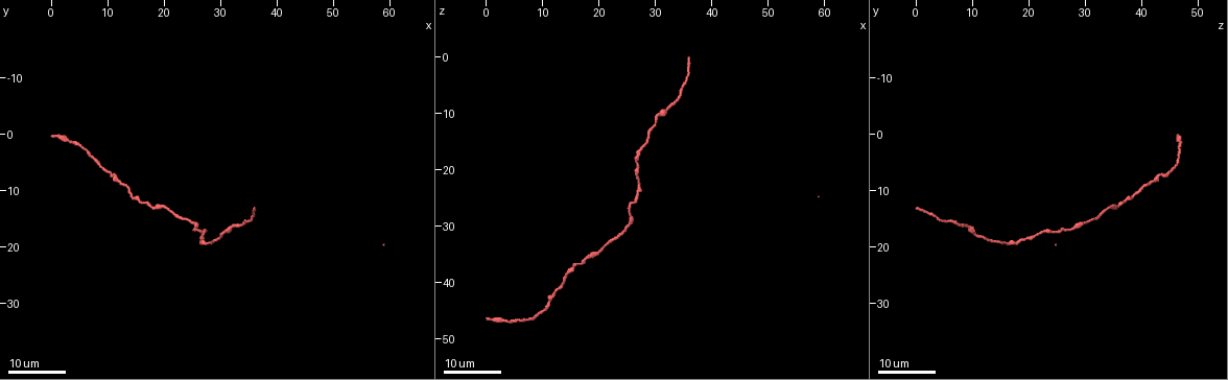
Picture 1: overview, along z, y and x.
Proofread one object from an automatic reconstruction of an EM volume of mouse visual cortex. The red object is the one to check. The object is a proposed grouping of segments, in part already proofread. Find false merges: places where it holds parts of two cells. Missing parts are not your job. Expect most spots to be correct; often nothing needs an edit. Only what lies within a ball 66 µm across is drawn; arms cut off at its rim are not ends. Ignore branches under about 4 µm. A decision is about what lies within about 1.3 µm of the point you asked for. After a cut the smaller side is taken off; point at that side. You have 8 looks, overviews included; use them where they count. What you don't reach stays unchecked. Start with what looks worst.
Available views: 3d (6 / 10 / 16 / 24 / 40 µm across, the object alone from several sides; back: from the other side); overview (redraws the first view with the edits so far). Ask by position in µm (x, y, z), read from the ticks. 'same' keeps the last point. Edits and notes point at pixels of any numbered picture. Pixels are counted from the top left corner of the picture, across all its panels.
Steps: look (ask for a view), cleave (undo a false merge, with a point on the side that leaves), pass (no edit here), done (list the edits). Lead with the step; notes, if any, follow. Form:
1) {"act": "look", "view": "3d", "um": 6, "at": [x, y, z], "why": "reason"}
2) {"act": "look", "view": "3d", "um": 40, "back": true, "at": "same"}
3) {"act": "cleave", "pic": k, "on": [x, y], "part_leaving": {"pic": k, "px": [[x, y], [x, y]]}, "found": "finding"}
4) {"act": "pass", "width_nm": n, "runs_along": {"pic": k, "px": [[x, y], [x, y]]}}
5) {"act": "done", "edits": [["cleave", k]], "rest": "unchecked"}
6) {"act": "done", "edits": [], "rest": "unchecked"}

{"act": "look", "view": "3d", "um": 24, "at": [27.0, 17.0, 23.0]}

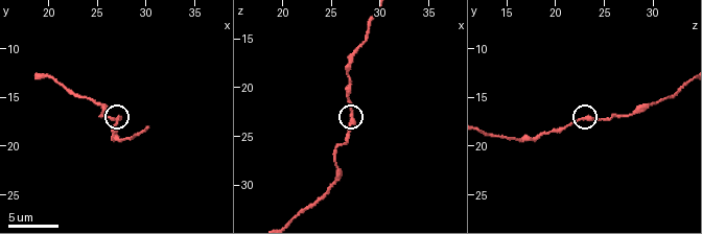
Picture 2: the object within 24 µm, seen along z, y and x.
{"act": "look", "view": "3d", "um": 10, "at": [27.2, 17.4, 22.8], "why": "closer look"}

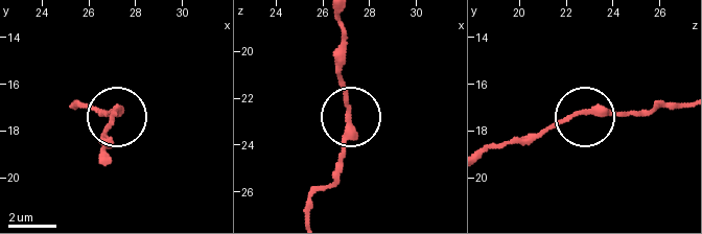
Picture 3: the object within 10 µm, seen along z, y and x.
{"act": "pass", "width_nm": 210, "runs_along": {"pic": 3, "px": [[556, 126], [597, 111], [654, 111]]}, "found": "one cell here"}

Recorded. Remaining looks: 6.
{"act": "look", "view": "3d", "um": 6, "at": [25.8, 16.4, 28.2], "why": "thick turns thin"}

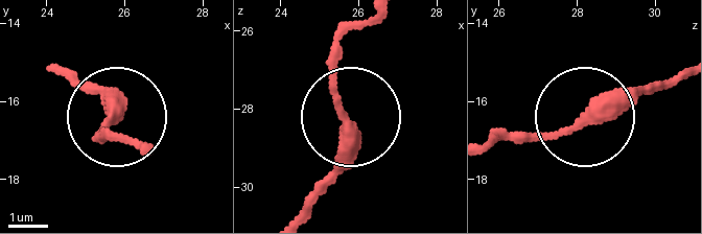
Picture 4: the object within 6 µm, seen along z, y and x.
{"act": "pass", "runs_along": {"pic": 4, "px": [[490, 139], [553, 136], [623, 113], [670, 79]]}, "found": "all the same cell"}

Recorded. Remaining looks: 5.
{"act": "look", "view": "3d", "um": 24, "at": [11.0, 7.5, 43.5], "why": "narrows sharply"}

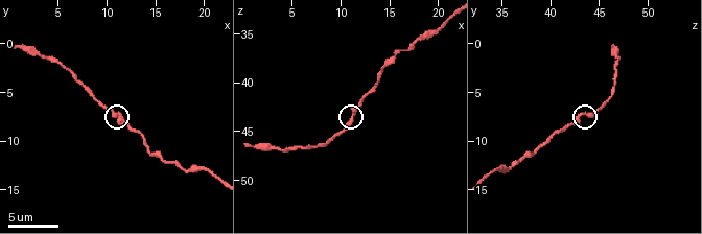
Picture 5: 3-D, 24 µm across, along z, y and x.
{"act": "look", "view": "3d", "um": 10, "at": [11.2, 7.4, 43.2]}

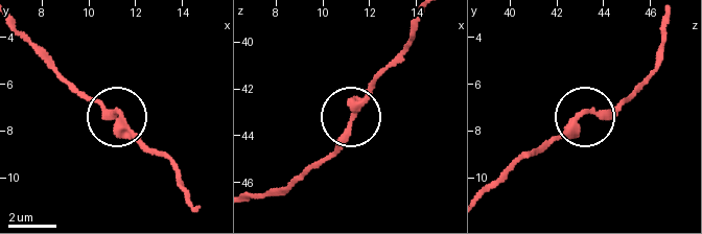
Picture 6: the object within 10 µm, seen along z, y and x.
{"act": "pass", "runs_along": {"pic": 6, "px": [[192, 201], [172, 165], [118, 111], [78, 95]]}, "found": "all the same cell"}

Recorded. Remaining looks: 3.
{"act": "look", "view": "3d", "um": 10, "at": [14.0, 11.0, 38.6], "why": "calibre changes"}

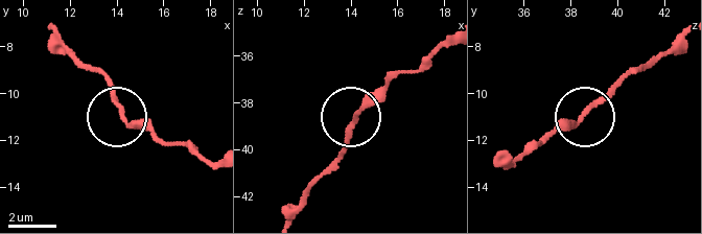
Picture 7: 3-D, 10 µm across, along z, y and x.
{"act": "pass", "runs_along": {"pic": 7, "px": [[448, 36], [358, 112], [343, 158]]}, "found": "all the same cell"}

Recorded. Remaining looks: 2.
{"act": "done", "edits": [], "rest": "unchecked"}

